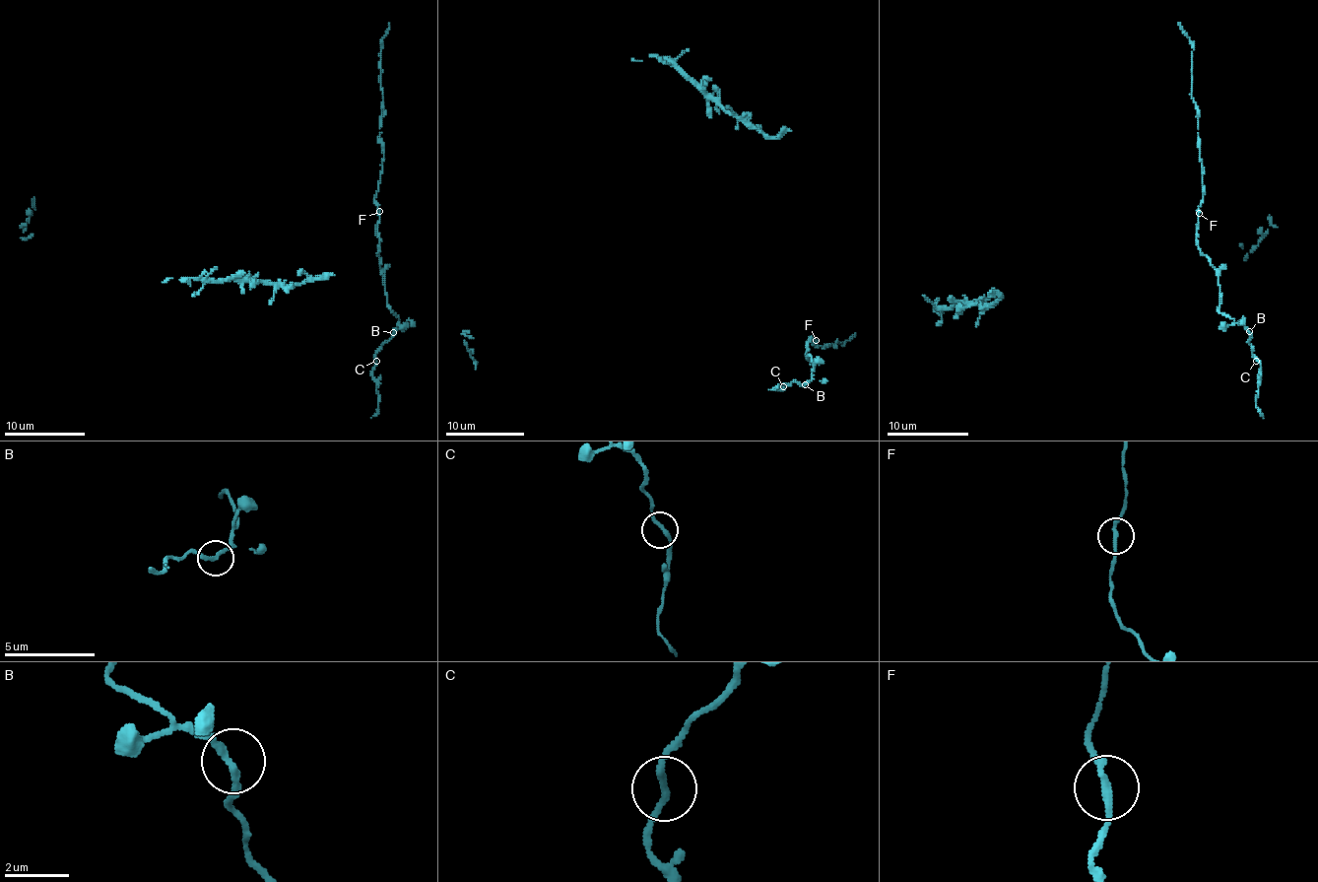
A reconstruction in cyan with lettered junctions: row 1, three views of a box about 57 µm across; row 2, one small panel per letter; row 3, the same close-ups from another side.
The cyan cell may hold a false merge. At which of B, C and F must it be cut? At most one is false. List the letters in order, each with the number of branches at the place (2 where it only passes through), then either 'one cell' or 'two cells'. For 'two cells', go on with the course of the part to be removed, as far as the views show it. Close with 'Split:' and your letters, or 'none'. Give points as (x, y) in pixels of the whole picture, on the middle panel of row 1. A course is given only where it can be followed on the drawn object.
B: 2 | one cell
C: 2 | one cell
F: 2 | one cell
Split: none

